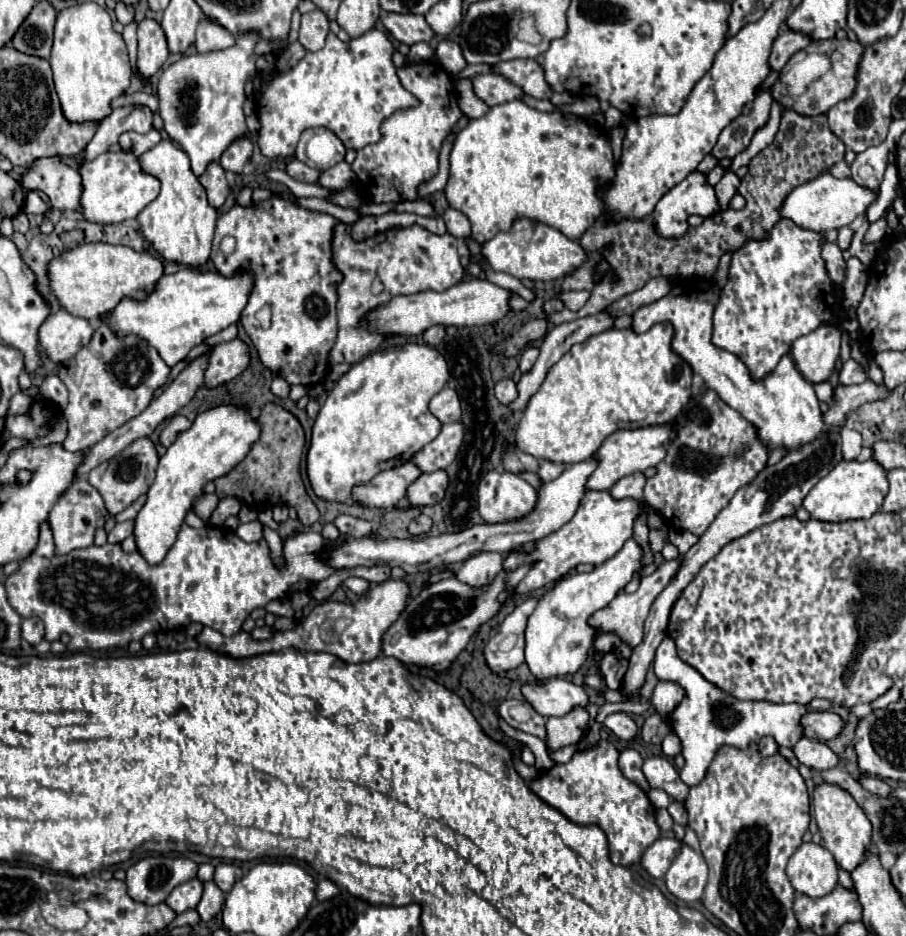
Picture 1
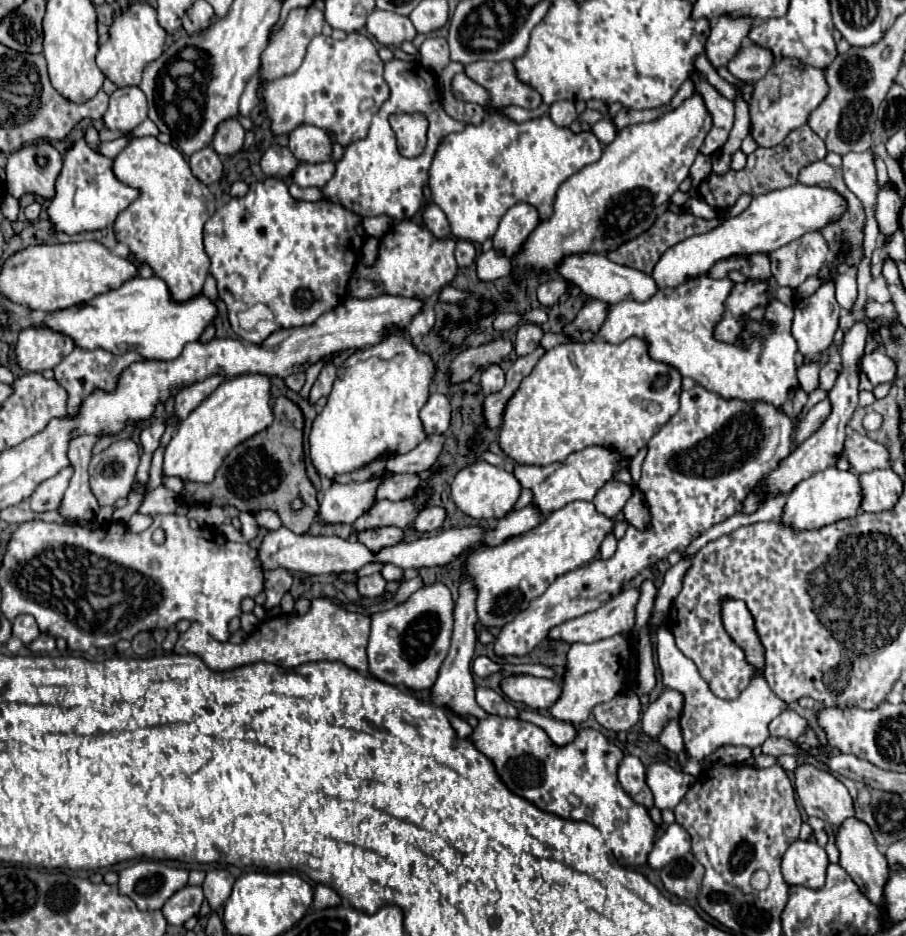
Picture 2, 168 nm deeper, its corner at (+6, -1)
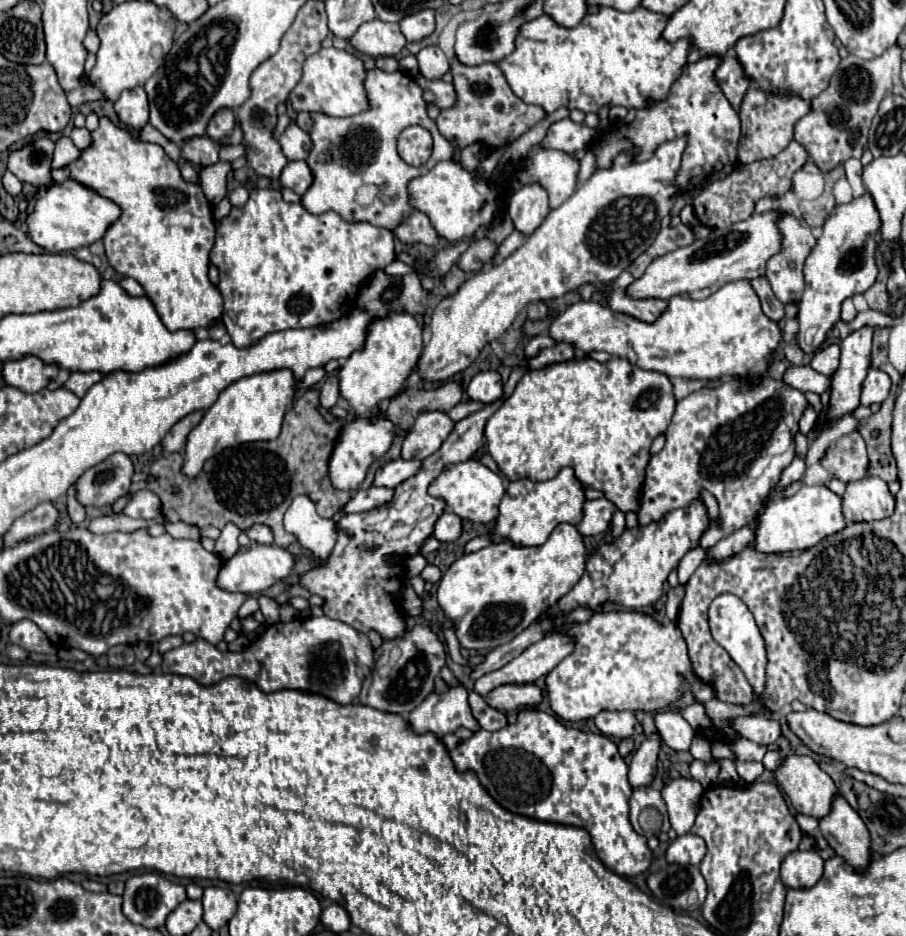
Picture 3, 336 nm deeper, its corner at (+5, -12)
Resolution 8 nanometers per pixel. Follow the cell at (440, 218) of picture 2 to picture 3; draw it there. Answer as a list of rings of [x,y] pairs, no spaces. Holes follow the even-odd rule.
[[[412,211],[410,217],[406,217],[402,225],[398,225],[398,229],[392,229],[392,233],[402,243],[426,243],[426,245],[438,243],[436,231],[432,229],[428,217],[420,211]]]

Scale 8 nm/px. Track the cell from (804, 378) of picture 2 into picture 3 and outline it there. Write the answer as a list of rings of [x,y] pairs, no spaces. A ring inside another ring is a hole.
[[[836,343],[828,345],[828,349],[820,349],[814,359],[812,365],[814,370],[824,375],[832,374],[839,365],[840,347]]]

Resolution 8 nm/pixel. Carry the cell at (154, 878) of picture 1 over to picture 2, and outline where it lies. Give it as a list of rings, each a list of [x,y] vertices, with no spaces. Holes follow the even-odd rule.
[[[141,860],[119,872],[119,892],[129,896],[139,910],[157,910],[169,896],[187,884],[185,868],[171,868],[157,860]]]

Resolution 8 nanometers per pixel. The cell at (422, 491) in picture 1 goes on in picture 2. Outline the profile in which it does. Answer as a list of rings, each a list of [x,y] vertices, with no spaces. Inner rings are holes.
[[[393,474],[377,490],[379,500],[405,500],[411,498],[421,484],[421,478],[417,474]]]

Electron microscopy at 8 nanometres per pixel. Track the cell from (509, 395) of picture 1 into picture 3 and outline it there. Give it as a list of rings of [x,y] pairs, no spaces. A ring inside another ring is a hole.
[[[482,371],[472,377],[472,381],[466,387],[466,393],[474,401],[492,403],[502,397],[502,379],[496,371]]]

